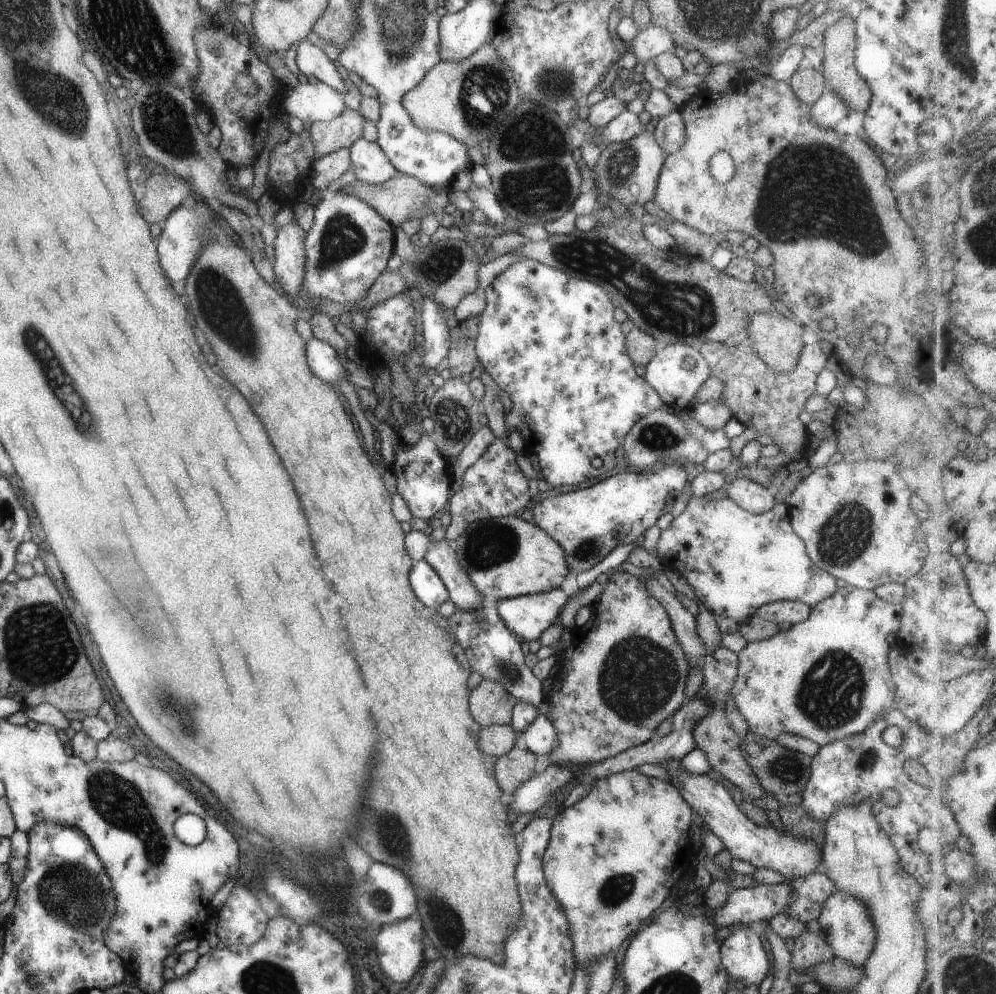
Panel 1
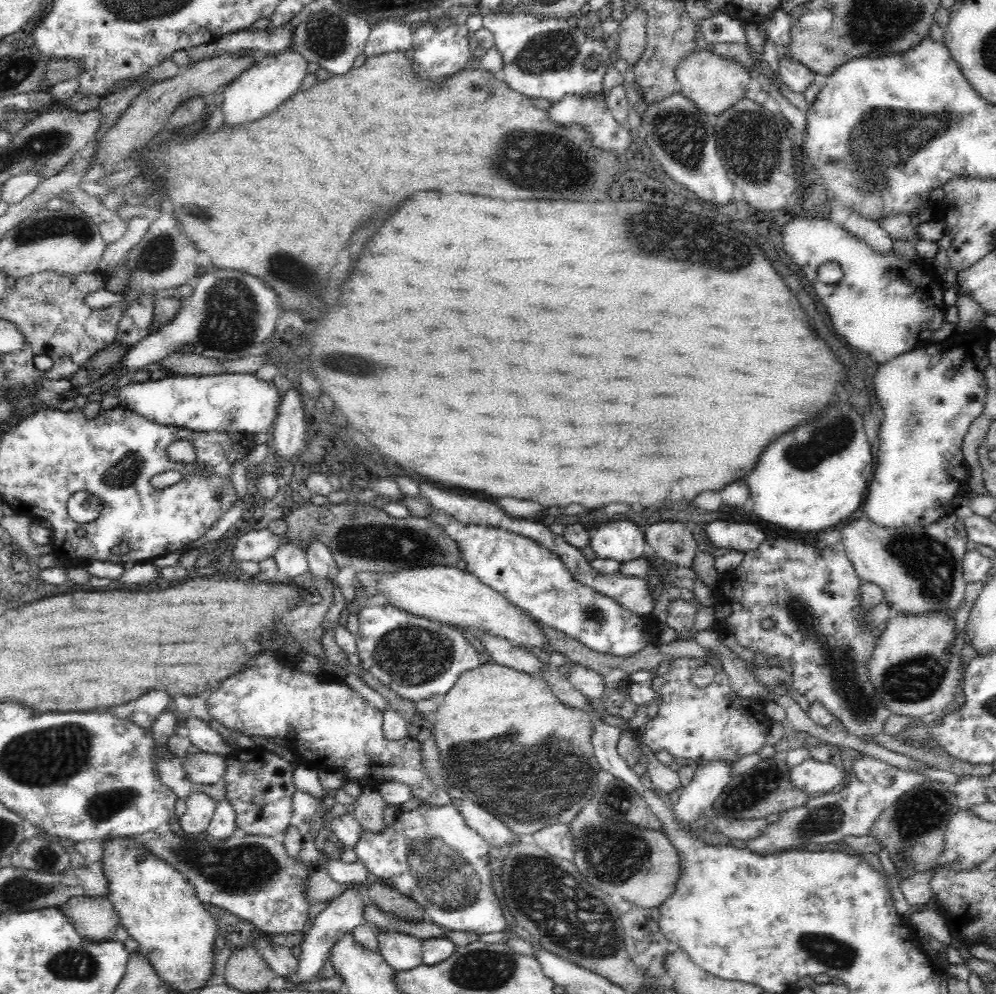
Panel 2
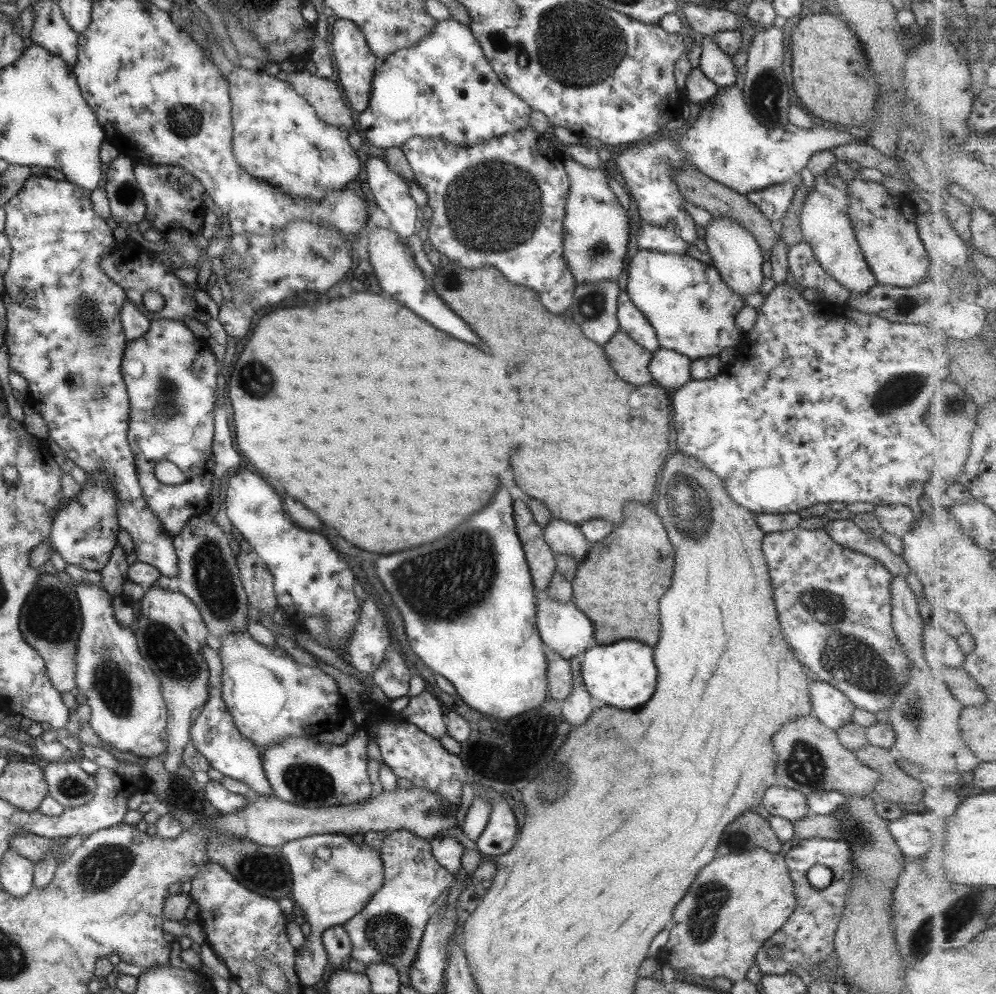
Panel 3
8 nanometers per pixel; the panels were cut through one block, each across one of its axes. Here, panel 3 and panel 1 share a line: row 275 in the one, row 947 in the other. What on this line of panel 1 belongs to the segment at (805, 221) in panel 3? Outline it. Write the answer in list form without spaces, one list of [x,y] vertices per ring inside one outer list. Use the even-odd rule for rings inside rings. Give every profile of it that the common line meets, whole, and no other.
[[[835,889],[823,902],[817,922],[820,926],[819,934],[831,948],[833,957],[843,958],[845,962],[851,962],[853,966],[860,966],[873,950],[875,926],[871,922],[871,914],[869,914],[867,906],[863,906],[863,902],[859,902],[859,898],[843,892],[843,890]]]

